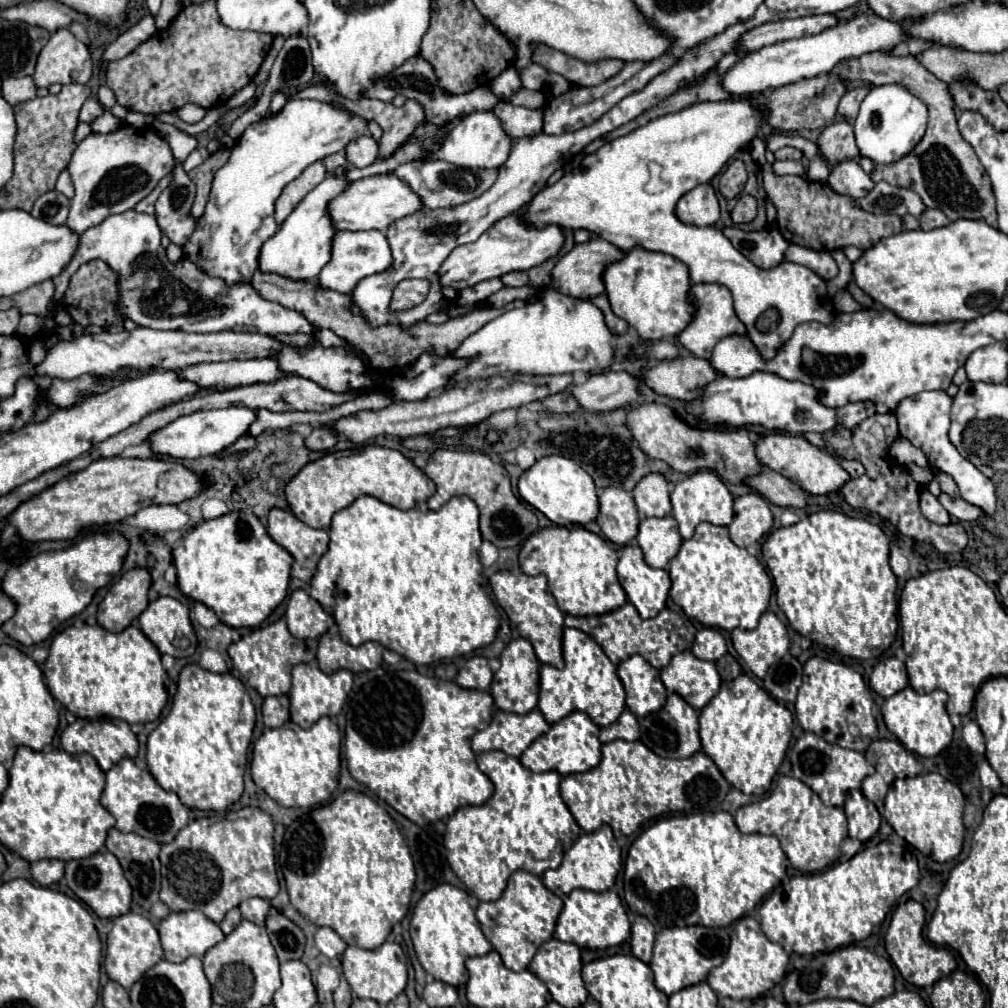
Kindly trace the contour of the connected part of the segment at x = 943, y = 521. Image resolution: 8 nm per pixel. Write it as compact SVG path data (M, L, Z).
M927 489L921 493L921 511L923 515L937 523L937 525L949 525L951 519L949 519L949 513L945 511L945 507L941 507L941 503L937 501L937 497L933 497Z

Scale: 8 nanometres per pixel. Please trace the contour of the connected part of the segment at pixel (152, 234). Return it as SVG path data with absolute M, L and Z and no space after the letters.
M133 209L109 215L99 225L81 233L71 263L53 277L53 299L57 303L61 303L61 295L65 295L65 287L69 285L73 271L89 259L105 259L113 271L121 271L121 275L125 275L125 317L143 327L181 329L191 333L249 331L265 335L315 331L307 319L297 315L297 311L285 311L285 307L277 307L277 303L265 303L249 283L227 285L223 279L211 277L203 269L195 269L195 275L173 275L175 265L167 259L165 249L161 247L161 229L157 227L155 217Z

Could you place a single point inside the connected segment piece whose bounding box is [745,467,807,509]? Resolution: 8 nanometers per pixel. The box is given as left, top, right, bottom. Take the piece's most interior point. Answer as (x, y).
(777, 489)

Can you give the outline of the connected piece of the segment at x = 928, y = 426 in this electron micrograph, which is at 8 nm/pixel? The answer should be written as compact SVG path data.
M923 391L921 395L913 395L909 399L903 399L895 411L897 419L899 419L899 431L901 437L905 437L907 441L911 441L915 447L919 447L925 457L929 459L931 467L937 467L943 473L949 473L955 483L961 489L961 497L983 509L983 513L987 517L995 515L995 507L997 507L997 497L995 497L995 487L991 483L989 477L985 477L973 463L969 463L967 459L963 459L957 449L953 447L953 443L949 443L947 431L949 431L949 409L951 409L953 399L945 393L945 391Z

